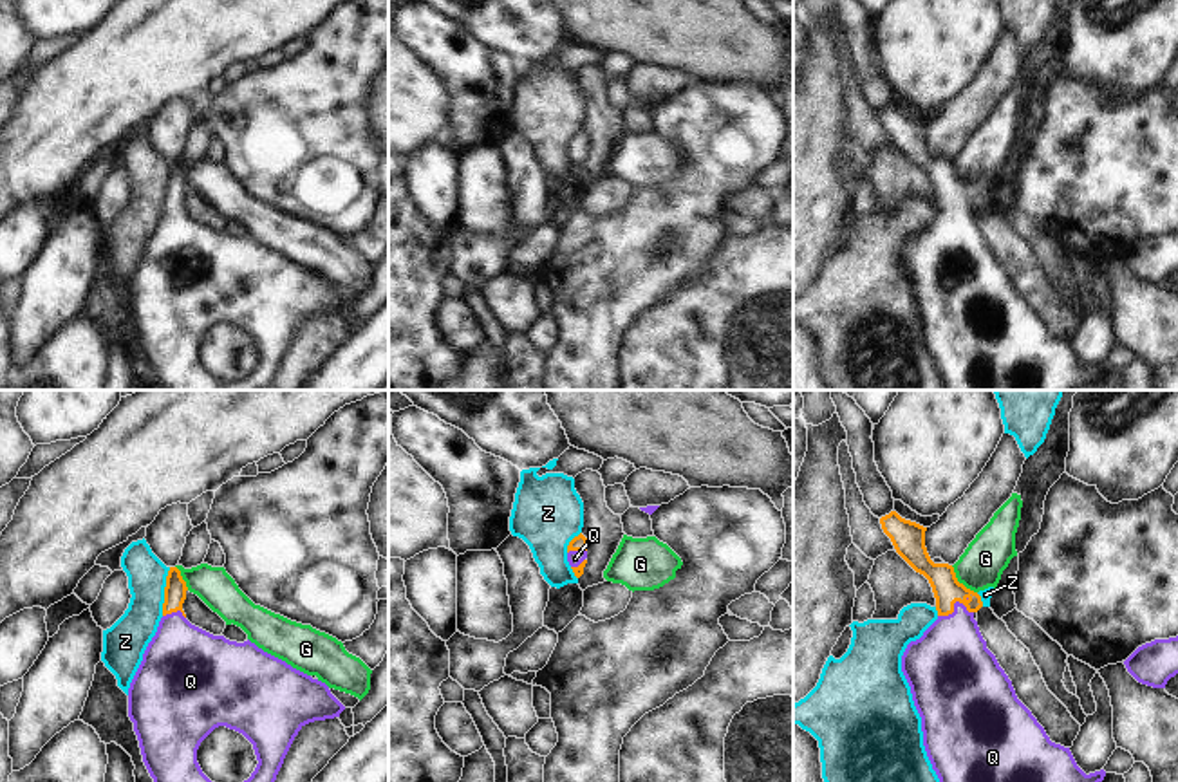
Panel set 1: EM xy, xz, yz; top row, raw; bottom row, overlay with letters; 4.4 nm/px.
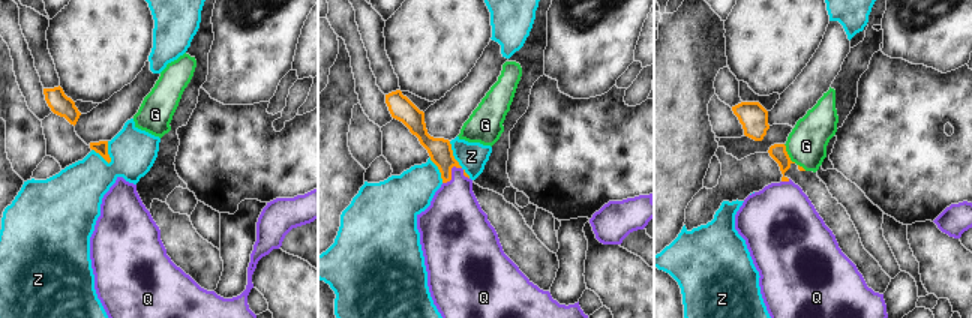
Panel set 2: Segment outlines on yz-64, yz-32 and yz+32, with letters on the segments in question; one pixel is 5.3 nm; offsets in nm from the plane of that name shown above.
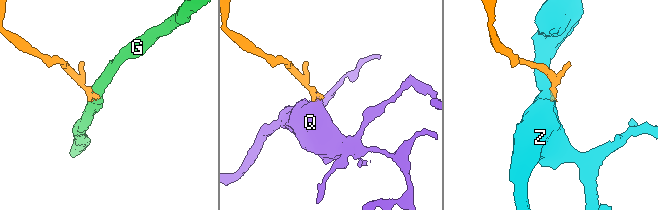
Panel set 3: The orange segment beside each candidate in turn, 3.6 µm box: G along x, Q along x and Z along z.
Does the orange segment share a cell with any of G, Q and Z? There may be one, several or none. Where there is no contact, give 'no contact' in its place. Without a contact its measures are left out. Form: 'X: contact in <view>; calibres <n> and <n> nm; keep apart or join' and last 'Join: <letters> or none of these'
G: contact in yz; calibres 120 and 200 nm; keep apart
Q: contact in yz; calibres 120 and 340 nm; join
Z: contact in xy; calibres 100 and 180 nm; keep apart
Join: Q

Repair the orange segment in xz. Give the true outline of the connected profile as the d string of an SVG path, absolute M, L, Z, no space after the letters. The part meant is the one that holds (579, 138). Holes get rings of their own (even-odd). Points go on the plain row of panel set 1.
M580 128L567 141L567 157L576 173L584 170L584 163L587 159L587 134Z

